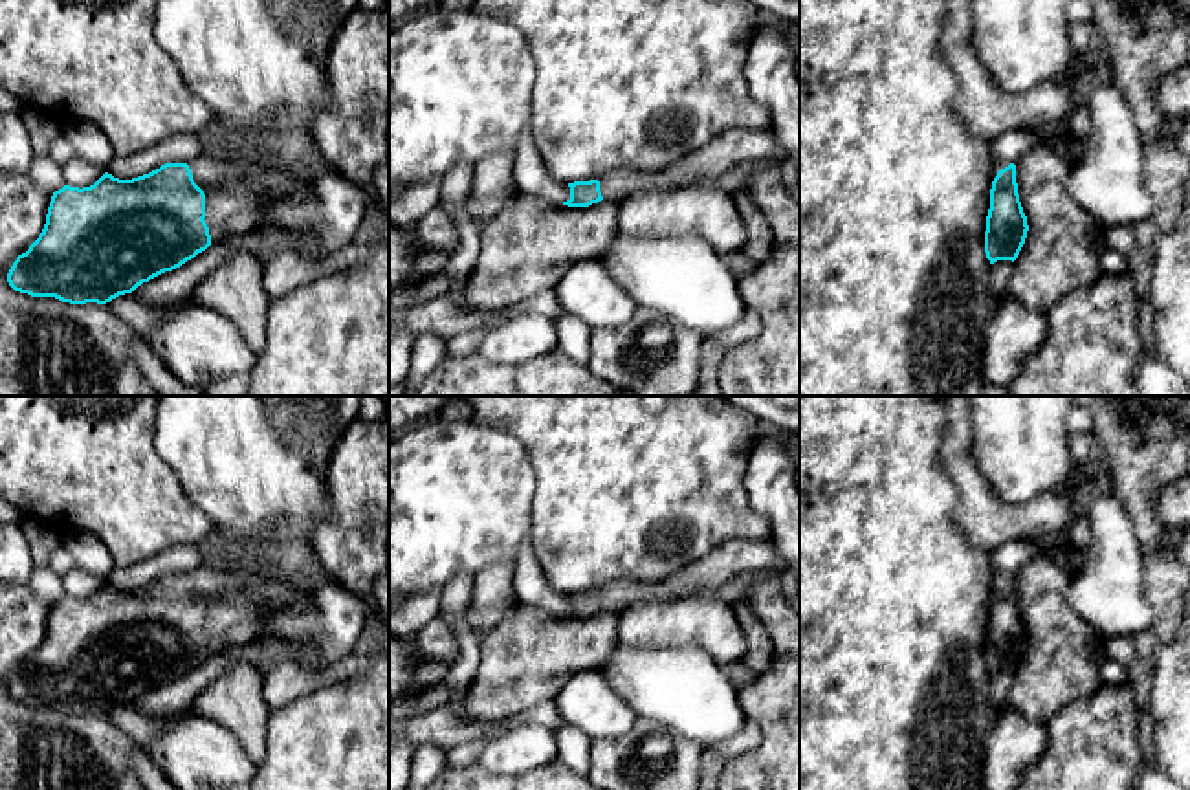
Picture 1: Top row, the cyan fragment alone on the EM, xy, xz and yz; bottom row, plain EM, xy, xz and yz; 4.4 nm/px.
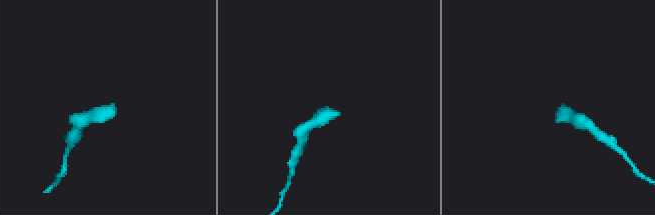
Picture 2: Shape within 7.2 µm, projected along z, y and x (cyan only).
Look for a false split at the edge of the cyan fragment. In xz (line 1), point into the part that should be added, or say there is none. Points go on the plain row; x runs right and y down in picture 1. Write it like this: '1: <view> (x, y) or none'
1: xz (728, 559)

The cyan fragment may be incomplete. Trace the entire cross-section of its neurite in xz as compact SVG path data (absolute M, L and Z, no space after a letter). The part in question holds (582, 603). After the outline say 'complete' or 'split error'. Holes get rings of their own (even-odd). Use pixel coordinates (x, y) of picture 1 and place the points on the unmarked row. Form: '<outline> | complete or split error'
M732 539L721 543L706 557L688 565L656 583L620 579L600 590L568 594L568 618L589 618L601 610L622 612L640 601L684 599L710 596L722 583L743 572L781 572L787 565L774 541Z | split error

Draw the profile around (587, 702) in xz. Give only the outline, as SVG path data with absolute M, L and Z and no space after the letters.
M601 669L574 675L554 698L567 726L590 741L616 741L636 722L636 713L609 684Z

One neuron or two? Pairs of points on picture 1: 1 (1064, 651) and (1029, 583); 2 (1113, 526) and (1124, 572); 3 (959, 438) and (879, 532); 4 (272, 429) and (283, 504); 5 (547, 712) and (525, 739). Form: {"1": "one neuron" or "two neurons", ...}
{"1": "one neuron", "2": "one neuron", "3": "two neurons", "4": "one neuron", "5": "two neurons"}

